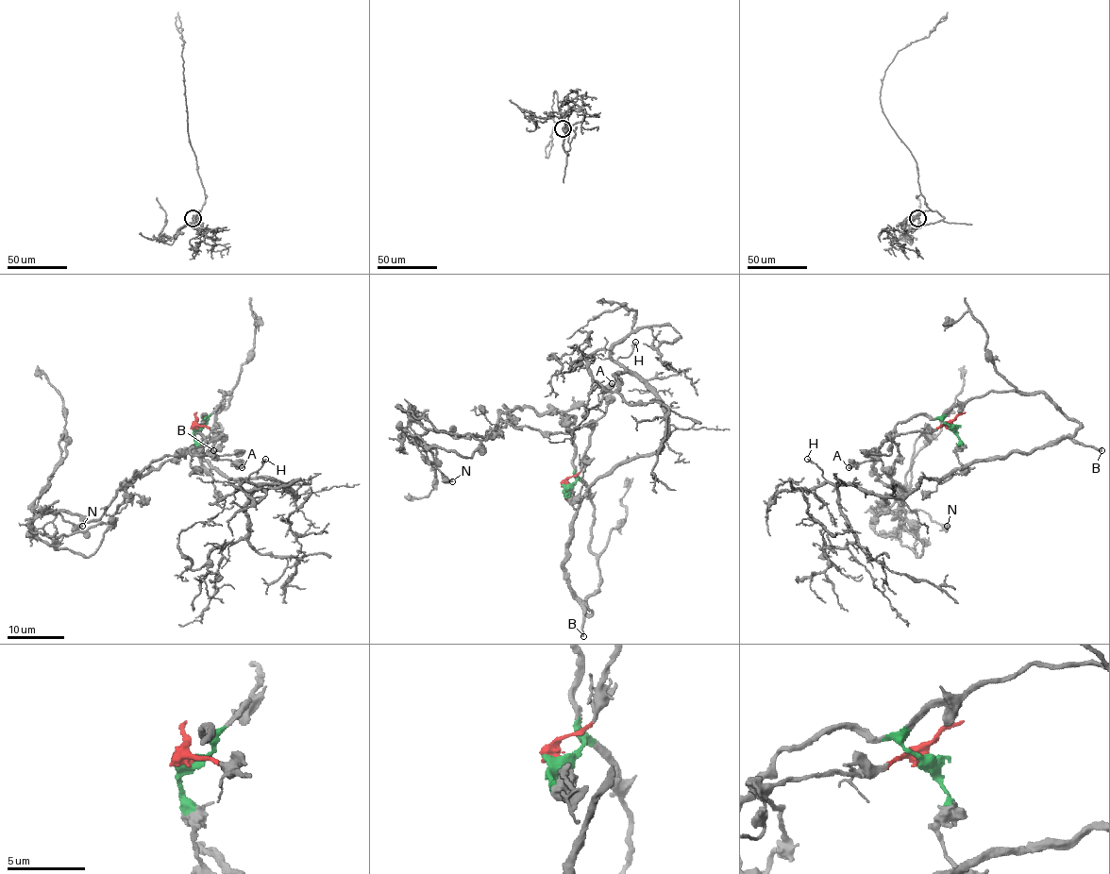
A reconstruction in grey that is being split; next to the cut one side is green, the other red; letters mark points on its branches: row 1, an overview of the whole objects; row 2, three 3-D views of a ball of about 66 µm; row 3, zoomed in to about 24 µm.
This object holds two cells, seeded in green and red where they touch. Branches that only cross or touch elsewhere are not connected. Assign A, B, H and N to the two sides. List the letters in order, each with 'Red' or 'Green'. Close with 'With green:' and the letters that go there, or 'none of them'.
A: Green
B: Green
H: Green
N: Red
With green: A, B, H

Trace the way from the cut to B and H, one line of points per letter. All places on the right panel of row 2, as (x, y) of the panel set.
B: (951, 426), (958, 439), (957, 459), (965, 469), (1013, 452), (1051, 446), (1062, 437), (1101, 450)
H: (951, 426), (963, 469), (922, 478), (902, 496), (829, 483), (808, 459)

